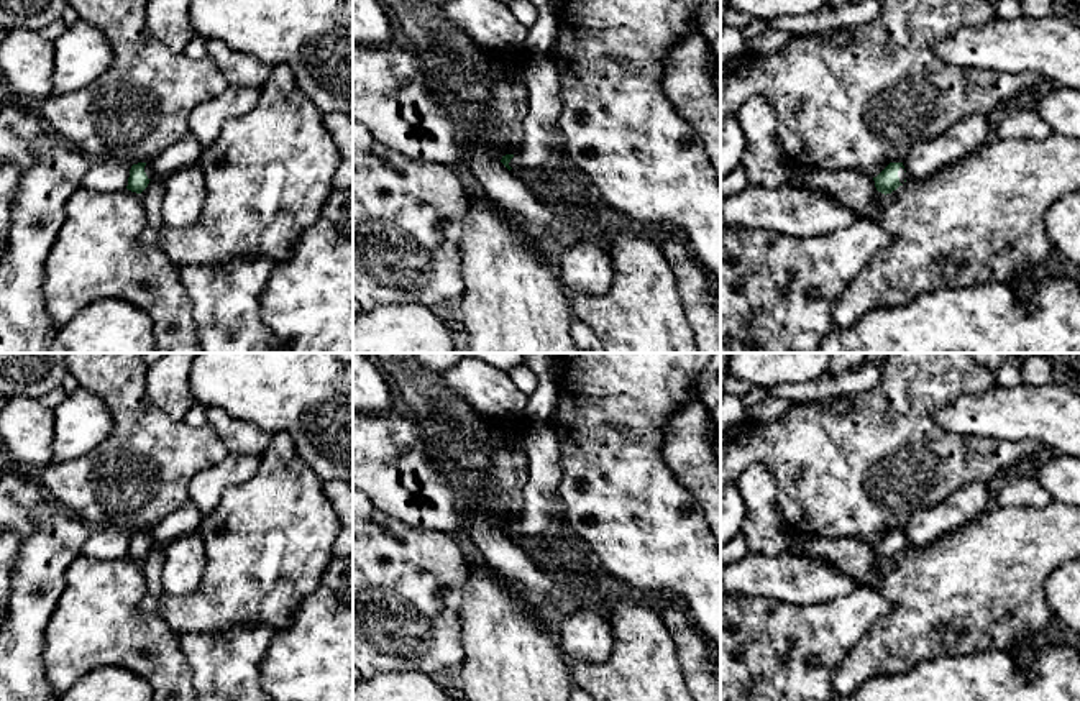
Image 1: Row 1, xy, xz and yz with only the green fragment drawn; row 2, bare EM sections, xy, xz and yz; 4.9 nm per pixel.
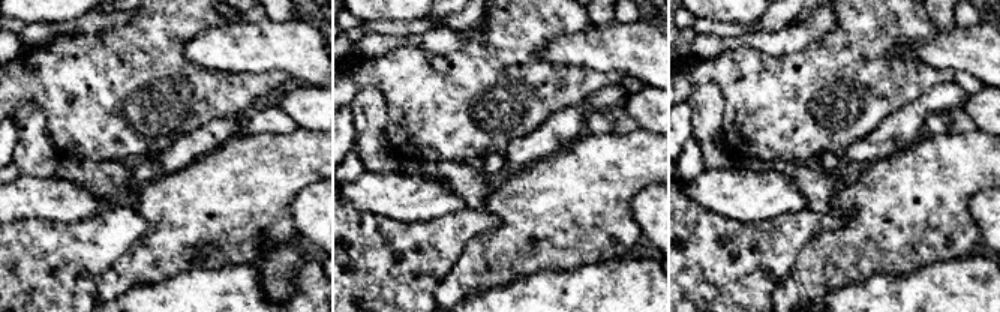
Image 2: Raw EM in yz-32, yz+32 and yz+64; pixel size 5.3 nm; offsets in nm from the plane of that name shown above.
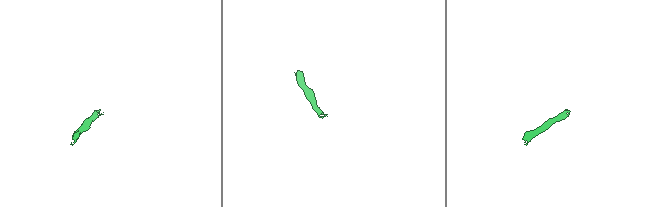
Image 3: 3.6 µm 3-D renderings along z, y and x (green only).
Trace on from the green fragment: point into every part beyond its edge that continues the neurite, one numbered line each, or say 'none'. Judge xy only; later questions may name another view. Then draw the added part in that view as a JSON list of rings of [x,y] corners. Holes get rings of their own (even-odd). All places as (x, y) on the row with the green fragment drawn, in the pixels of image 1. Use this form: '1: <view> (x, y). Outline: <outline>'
1: xy (186, 151). Outline: [[[189,131],[179,141],[167,146],[156,159],[144,166],[148,179],[164,179],[177,169],[197,164],[202,146]]]

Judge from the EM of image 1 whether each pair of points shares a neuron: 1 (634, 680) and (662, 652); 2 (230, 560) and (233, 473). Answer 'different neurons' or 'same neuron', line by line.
1: same neuron
2: different neurons

